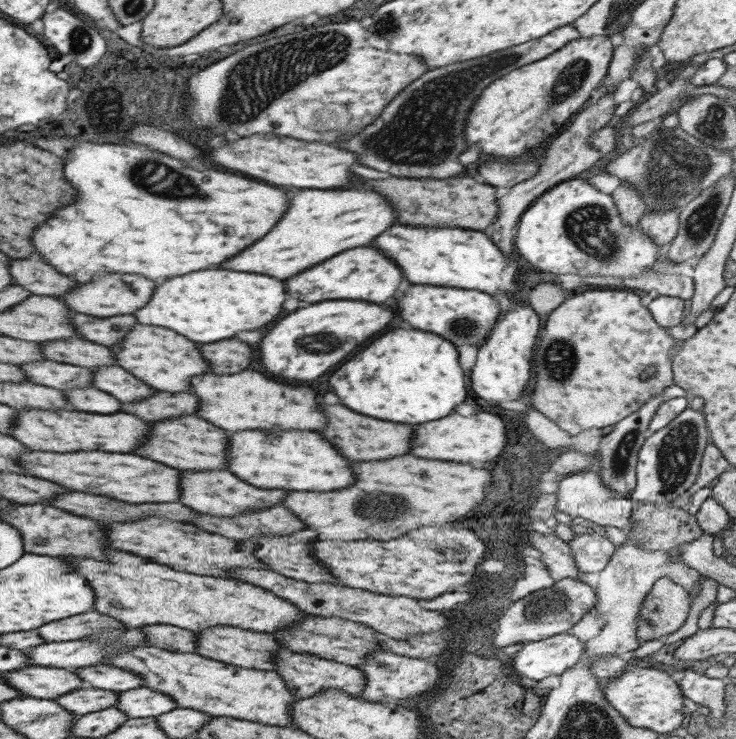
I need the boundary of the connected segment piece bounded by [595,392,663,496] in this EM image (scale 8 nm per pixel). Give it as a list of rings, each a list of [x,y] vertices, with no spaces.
[[[663,392],[655,395],[655,397],[651,397],[635,413],[629,414],[625,419],[621,419],[618,423],[615,423],[613,430],[601,439],[595,451],[600,468],[597,476],[599,476],[601,483],[610,492],[613,491],[618,495],[627,496],[635,486],[636,454],[640,446],[644,443],[644,439],[649,436],[648,424],[653,414],[655,414],[655,410],[663,403],[662,395]]]

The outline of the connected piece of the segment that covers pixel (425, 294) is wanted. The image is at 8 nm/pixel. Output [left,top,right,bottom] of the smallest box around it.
[397,284,501,347]

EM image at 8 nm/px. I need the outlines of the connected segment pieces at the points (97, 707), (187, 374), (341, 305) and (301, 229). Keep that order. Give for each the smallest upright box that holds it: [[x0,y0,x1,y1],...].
[[54,686,118,716],[107,322,209,393],[261,300,393,380],[221,190,395,280]]

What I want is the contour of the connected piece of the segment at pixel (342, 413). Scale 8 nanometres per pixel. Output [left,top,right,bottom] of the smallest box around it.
[321,406,413,460]

